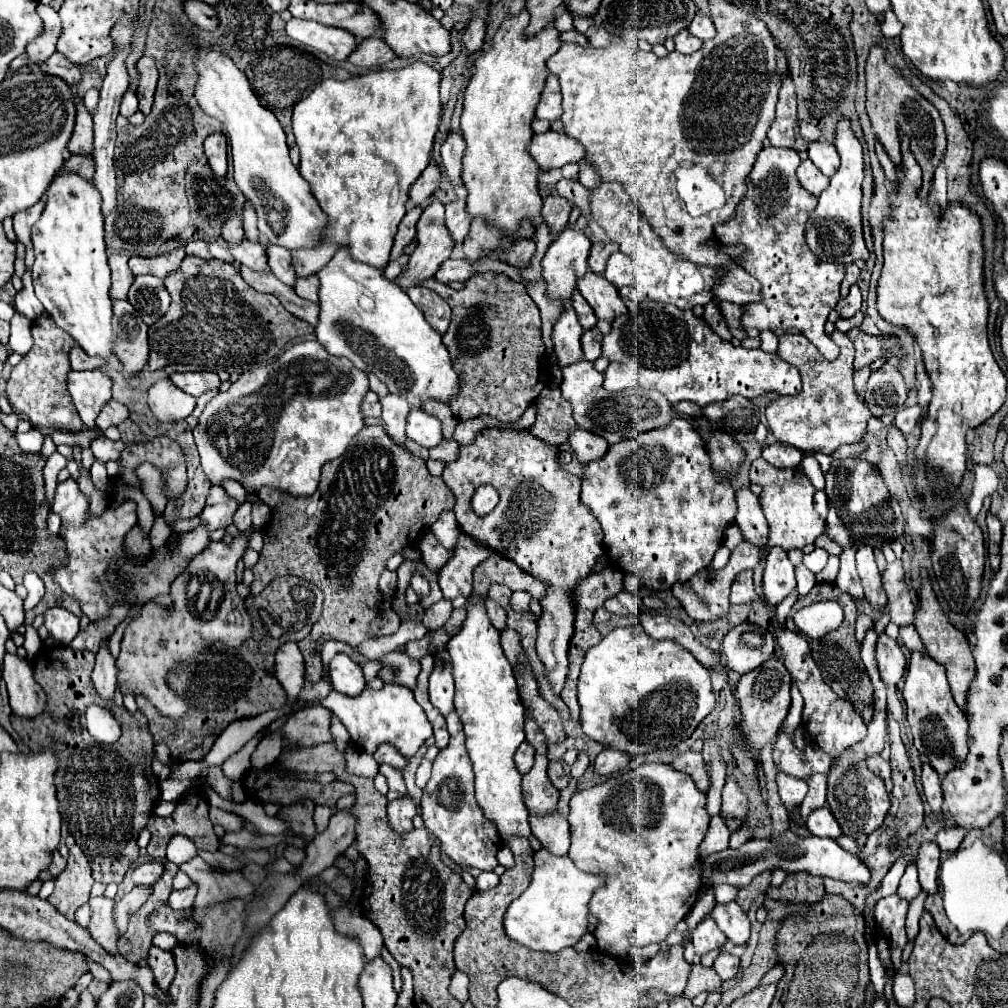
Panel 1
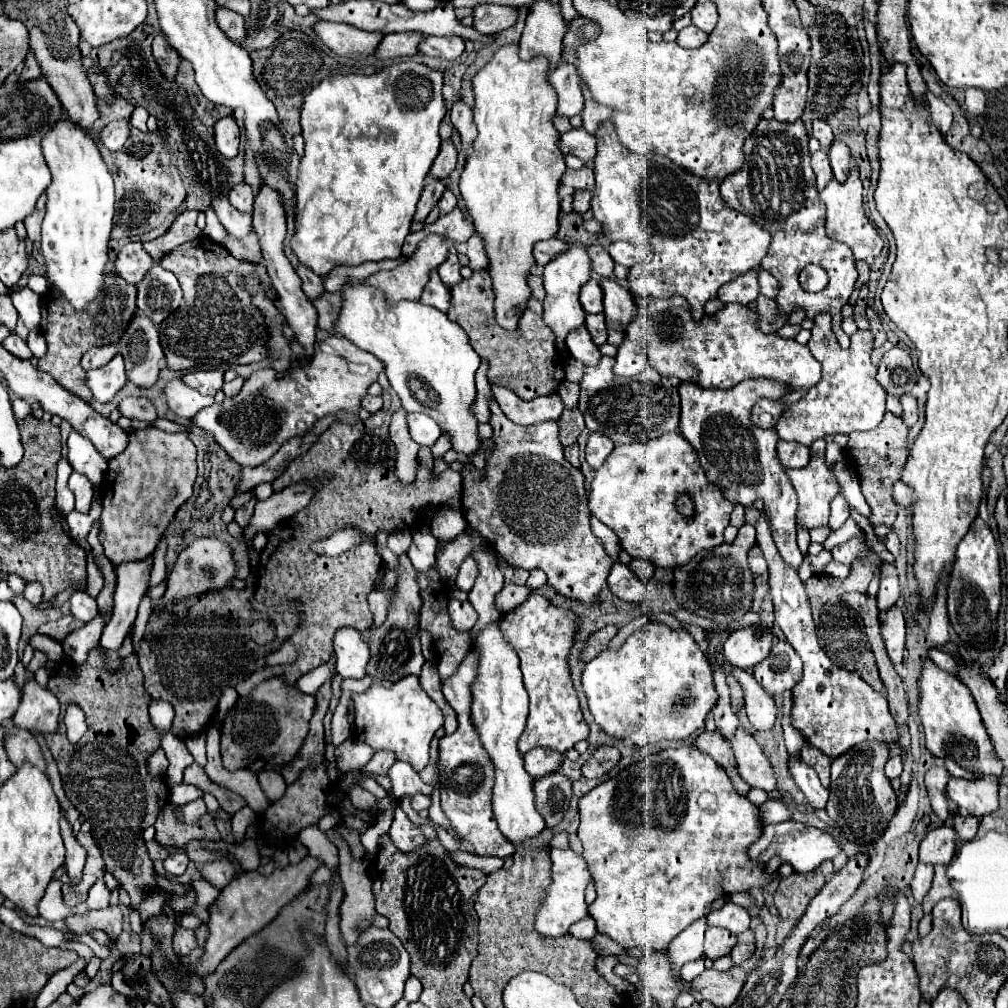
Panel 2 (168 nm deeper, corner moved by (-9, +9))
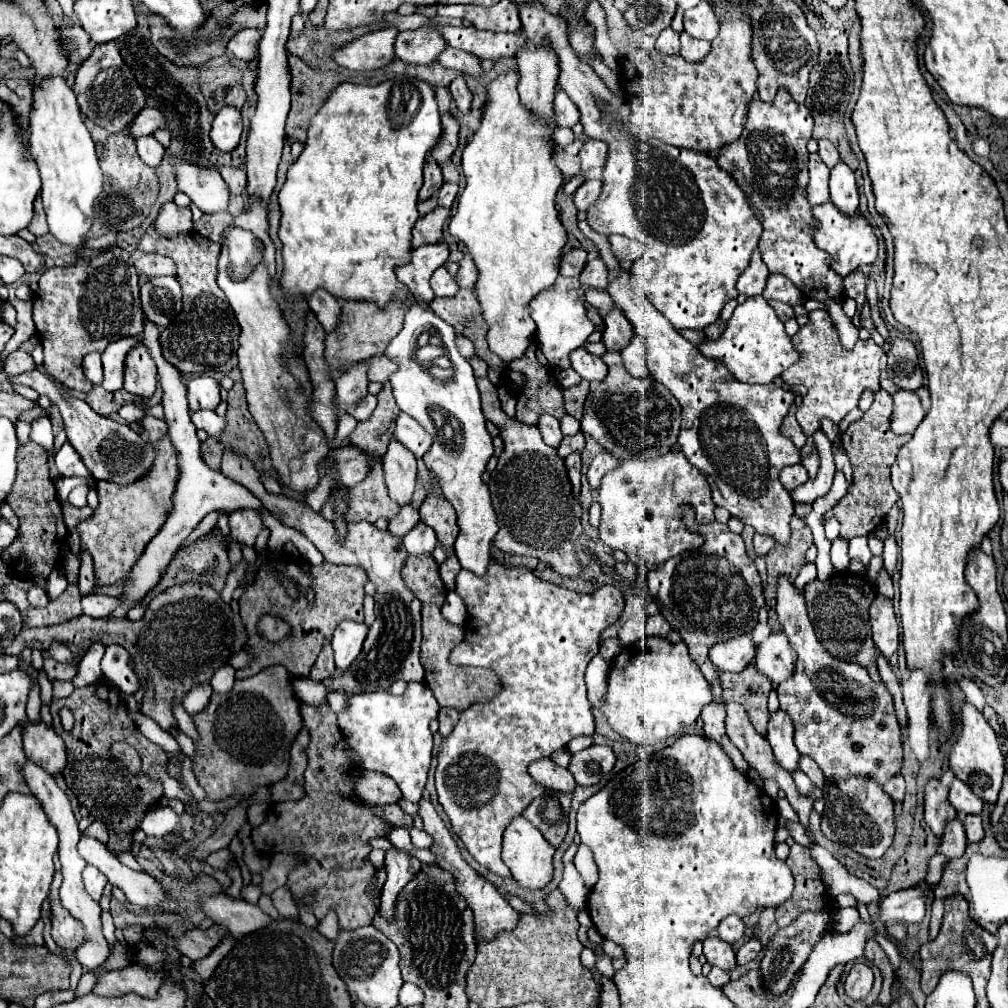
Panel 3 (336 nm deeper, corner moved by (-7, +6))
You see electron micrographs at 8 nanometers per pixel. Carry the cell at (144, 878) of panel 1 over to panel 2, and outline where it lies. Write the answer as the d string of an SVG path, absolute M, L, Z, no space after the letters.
M179 851L179 853L169 855L169 857L163 861L163 867L165 867L165 871L167 871L169 875L183 875L185 869L187 869L187 863L189 863L189 857L187 857L183 851Z

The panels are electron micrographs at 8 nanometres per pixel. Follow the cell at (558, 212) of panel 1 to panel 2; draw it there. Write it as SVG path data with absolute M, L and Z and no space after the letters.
M575 191L573 195L573 211L575 213L585 213L589 211L589 205L591 203L591 193L589 191Z

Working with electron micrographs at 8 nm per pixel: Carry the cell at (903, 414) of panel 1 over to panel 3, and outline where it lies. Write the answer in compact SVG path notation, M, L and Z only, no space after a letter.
M897 390L893 396L893 416L891 432L895 434L913 434L917 424L923 420L925 410L915 392Z

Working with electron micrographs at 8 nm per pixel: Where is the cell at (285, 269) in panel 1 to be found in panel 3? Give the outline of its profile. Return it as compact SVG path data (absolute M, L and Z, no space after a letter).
M315 290L309 298L309 308L317 316L317 320L325 328L325 332L329 334L329 328L333 328L333 324L337 324L337 312L341 312L339 300L335 300L325 290Z

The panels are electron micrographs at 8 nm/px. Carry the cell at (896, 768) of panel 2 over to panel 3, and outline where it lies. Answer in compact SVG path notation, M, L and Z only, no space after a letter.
M901 774L893 776L893 780L889 780L889 782L883 786L883 790L891 796L893 802L903 800L903 796L905 796L905 780L903 780L903 776L901 776Z

